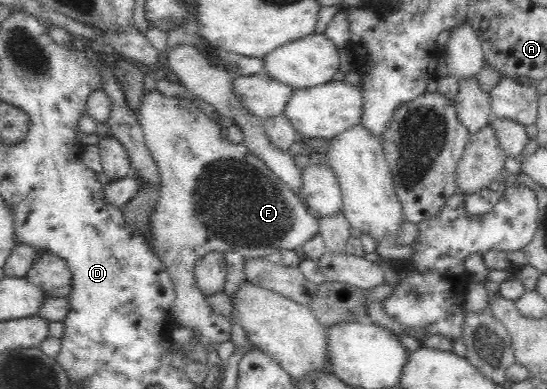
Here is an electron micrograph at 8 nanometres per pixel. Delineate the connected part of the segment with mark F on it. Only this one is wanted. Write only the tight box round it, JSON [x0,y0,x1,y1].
[138,90,319,342]

